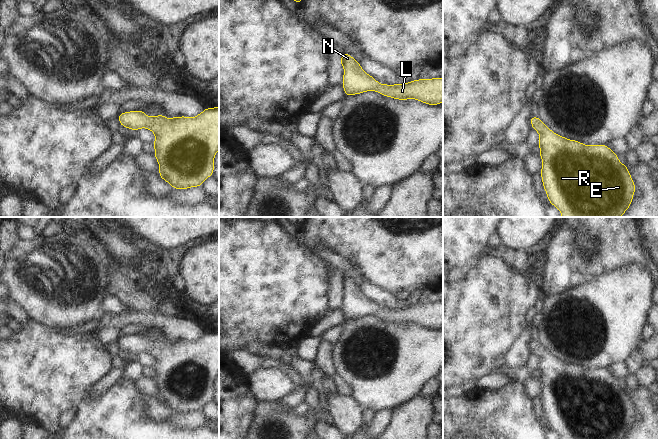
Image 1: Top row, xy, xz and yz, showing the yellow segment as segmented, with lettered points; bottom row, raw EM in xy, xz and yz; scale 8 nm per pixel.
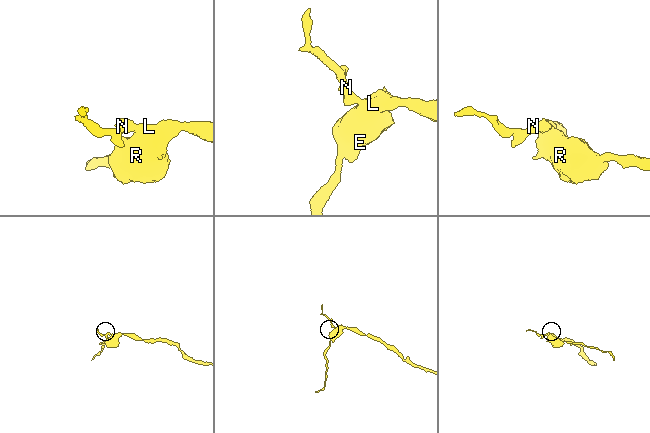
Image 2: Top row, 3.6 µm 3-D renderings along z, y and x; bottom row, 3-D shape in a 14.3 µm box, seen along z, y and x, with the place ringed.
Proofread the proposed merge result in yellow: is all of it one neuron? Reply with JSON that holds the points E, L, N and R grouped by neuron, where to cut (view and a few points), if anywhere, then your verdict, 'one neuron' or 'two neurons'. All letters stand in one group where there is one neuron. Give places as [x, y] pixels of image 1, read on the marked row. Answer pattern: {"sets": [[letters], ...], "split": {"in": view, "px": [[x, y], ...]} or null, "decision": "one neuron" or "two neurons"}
{"sets": [["E", "L", "N", "R"]], "split": null, "decision": "one neuron"}

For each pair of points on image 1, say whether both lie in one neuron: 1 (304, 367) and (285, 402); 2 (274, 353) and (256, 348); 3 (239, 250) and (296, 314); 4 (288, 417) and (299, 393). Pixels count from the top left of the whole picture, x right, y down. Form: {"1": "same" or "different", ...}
{"1": "same", "2": "same", "3": "same", "4": "different"}

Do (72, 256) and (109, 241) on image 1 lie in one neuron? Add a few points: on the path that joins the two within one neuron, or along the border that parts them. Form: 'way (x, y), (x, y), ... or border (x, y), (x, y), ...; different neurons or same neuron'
border (101, 253), (110, 263); different neurons

